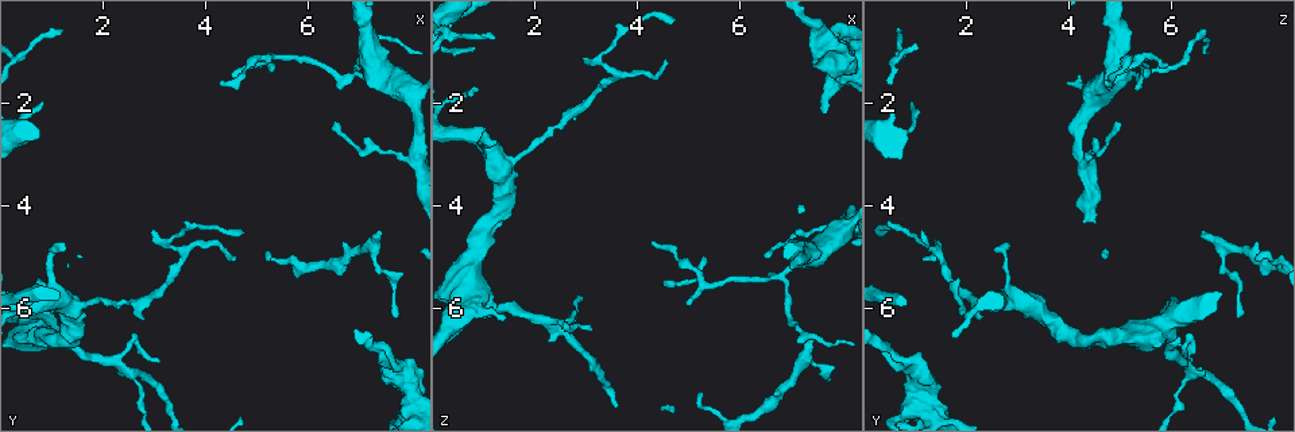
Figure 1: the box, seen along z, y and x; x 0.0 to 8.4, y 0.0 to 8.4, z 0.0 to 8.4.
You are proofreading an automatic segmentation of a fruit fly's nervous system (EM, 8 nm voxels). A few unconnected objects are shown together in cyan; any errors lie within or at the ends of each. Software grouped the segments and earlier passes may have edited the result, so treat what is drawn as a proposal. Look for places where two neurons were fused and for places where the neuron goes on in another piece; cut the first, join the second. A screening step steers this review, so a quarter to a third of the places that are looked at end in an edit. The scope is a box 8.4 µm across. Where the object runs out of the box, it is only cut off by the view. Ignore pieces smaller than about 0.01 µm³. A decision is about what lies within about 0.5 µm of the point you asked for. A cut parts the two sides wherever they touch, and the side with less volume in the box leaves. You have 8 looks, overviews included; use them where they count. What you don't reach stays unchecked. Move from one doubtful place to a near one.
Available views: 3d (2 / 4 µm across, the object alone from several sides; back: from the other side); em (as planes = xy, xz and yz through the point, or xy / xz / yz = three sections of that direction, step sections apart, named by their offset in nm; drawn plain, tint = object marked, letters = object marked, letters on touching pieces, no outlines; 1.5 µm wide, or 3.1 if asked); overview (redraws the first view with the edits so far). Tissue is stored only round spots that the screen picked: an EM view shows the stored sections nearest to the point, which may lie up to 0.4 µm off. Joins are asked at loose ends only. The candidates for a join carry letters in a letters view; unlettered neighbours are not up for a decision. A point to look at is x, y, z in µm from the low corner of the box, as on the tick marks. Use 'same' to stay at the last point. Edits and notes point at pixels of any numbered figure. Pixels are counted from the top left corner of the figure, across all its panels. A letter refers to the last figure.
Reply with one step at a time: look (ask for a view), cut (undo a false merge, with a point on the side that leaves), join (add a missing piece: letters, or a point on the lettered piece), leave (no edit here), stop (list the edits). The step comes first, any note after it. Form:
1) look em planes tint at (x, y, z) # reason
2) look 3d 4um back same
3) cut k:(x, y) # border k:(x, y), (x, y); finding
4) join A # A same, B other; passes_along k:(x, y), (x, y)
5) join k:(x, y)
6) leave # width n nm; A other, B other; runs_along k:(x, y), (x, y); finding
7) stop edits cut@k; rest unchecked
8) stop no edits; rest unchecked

look 3d 2um at (5.00, 1.25, 5.85) # tapers out

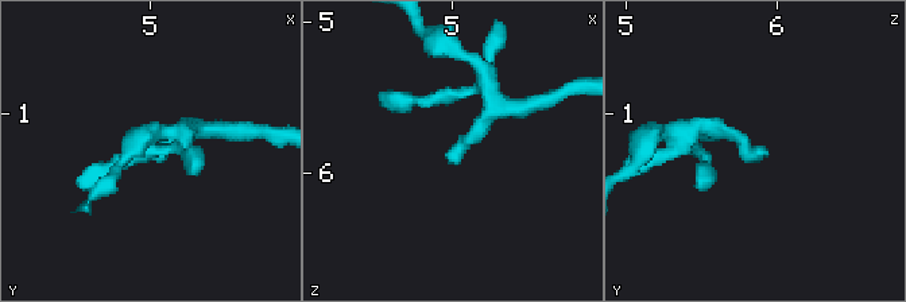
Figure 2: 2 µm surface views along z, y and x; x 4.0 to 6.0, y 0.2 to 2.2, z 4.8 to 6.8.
look em planes letters at (4.96, 1.22, 5.88)

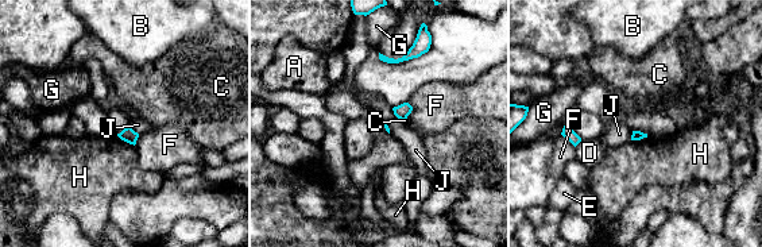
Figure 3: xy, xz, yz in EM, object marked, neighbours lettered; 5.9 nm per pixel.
leave # A other, B other, C other, D other, E other, F other, G other, H other, J other; none of them fits

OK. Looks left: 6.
look em xz step 8 letters at (7.75, 6.20, 7.25) # thin end

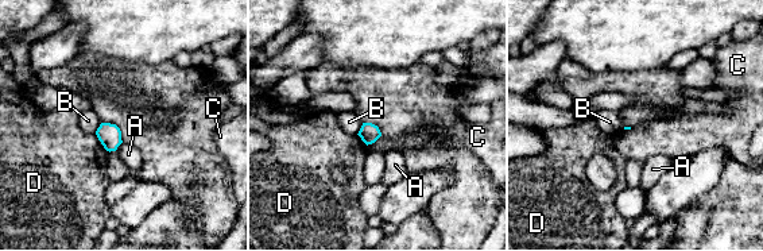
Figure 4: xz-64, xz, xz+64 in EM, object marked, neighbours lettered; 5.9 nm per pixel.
look em planes letters same # cut it another way

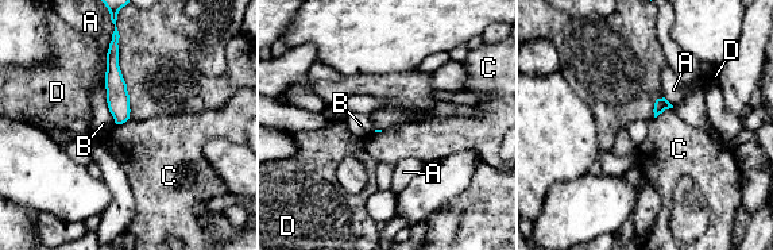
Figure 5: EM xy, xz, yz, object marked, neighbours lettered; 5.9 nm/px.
leave # A other, B other, C other, D other; border 5:(672, 107), (654, 118); no lettered piece goes on from it

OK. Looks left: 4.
look em planes letters at (7.40, 4.65, 6.55) # an open end

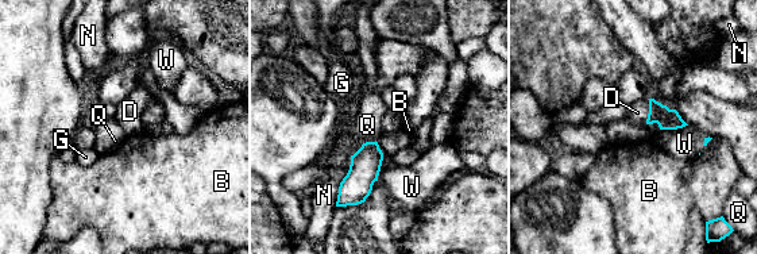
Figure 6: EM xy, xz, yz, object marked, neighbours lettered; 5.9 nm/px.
join D # B other, D same, G other, N other, Q other, W other; passes_along 6:(667, 119), (649, 111), (637, 112); it goes on there

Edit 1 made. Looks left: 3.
stop edits join@6; rest unchecked

